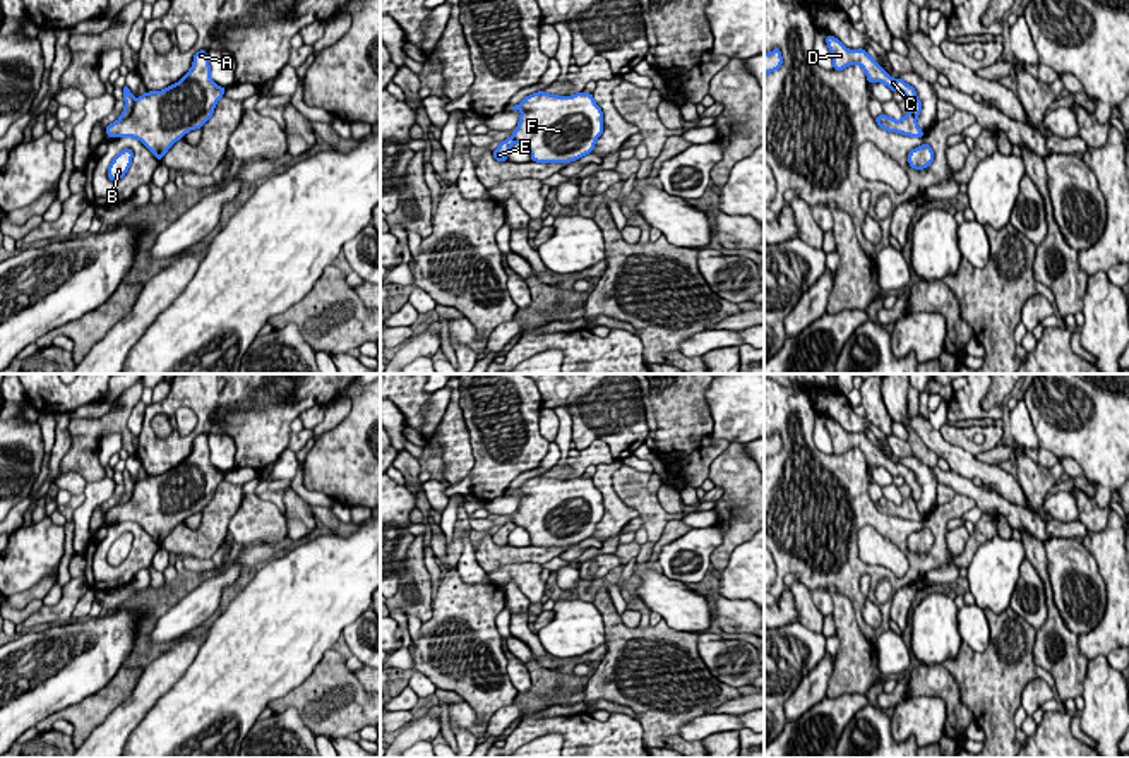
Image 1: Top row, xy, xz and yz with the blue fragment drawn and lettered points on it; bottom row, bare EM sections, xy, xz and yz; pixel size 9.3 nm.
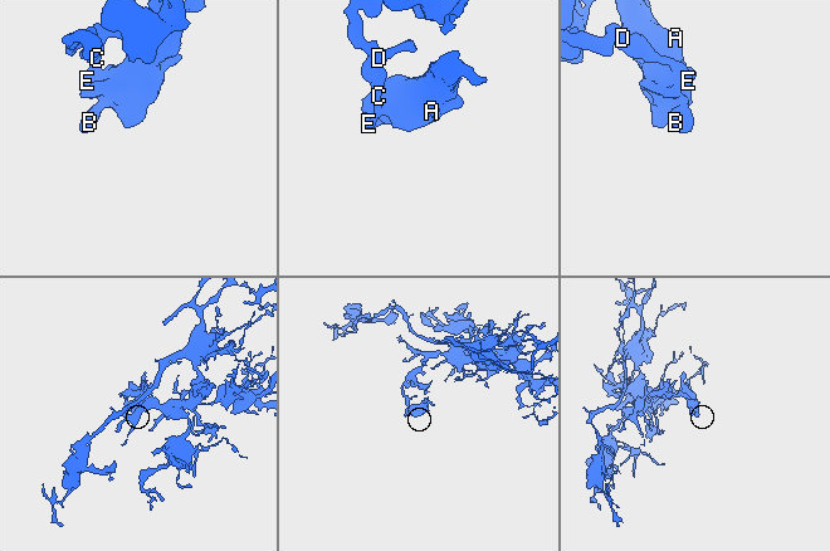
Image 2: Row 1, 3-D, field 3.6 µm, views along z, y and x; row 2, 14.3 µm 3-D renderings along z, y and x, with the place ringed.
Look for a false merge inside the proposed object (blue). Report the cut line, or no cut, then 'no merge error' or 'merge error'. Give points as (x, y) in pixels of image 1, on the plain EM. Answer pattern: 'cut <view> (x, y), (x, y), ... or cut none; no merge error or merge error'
cut xy (136, 484), (131, 496), (119, 505); merge error

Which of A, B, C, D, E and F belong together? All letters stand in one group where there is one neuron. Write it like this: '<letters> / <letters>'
A B F / C D E

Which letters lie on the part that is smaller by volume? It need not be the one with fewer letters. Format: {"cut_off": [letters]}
{"cut_off": ["A", "B", "F"]}

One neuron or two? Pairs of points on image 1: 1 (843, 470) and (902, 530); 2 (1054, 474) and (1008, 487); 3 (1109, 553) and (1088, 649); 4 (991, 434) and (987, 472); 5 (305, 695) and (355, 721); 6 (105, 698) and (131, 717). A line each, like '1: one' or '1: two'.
1: one
2: two
3: one
4: two
5: one
6: two

